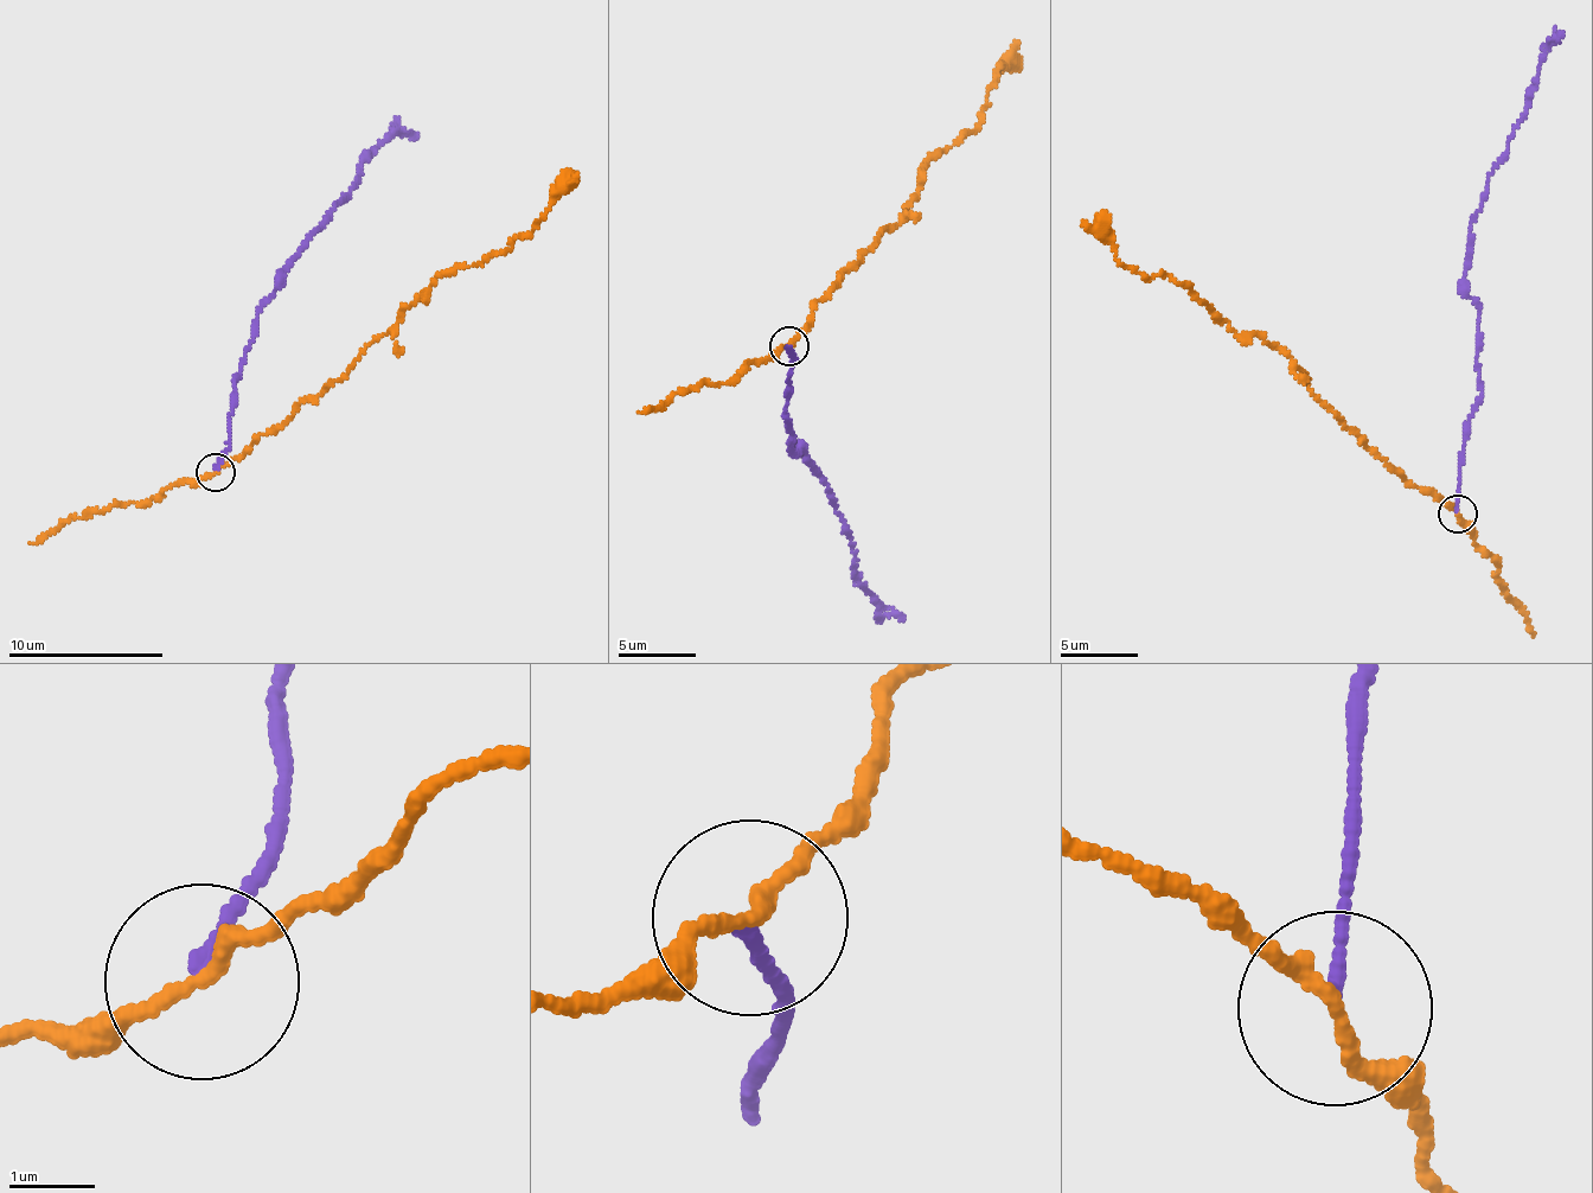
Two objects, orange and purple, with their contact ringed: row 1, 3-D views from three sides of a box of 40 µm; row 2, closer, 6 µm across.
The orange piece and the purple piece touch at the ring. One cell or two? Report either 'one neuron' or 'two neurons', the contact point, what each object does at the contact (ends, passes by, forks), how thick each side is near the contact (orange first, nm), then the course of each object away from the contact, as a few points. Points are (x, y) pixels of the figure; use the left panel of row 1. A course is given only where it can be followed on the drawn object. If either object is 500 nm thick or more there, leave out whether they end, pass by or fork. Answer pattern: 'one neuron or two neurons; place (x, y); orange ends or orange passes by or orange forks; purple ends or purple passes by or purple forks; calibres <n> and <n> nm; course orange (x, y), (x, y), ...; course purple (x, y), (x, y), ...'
two neurons; place (215, 472); orange passes by; purple ends; calibres 170 and 140 nm; course orange (215, 472), (244, 454), (254, 440), (328, 384), (440, 275), (500, 254), (513, 237), (533, 227), (577, 173); course purple (215, 469), (230, 447), (232, 394), (257, 311), (307, 235), (350, 191), (362, 159), (401, 132), (417, 135)

